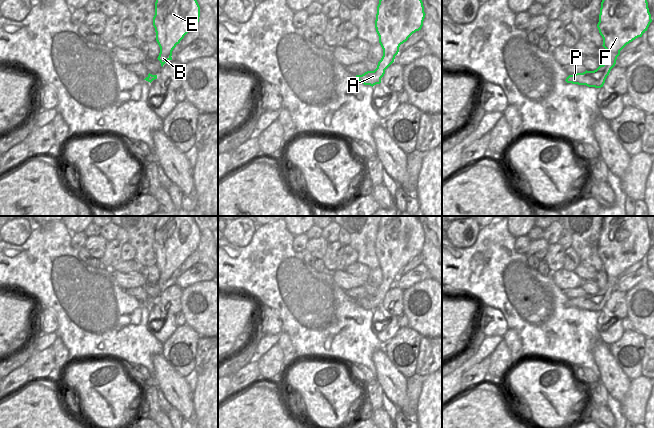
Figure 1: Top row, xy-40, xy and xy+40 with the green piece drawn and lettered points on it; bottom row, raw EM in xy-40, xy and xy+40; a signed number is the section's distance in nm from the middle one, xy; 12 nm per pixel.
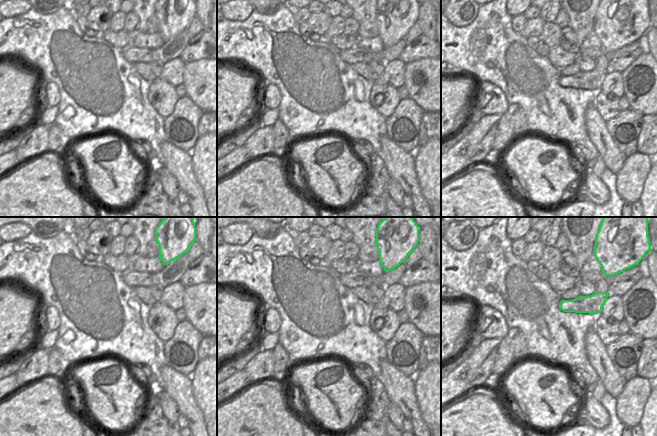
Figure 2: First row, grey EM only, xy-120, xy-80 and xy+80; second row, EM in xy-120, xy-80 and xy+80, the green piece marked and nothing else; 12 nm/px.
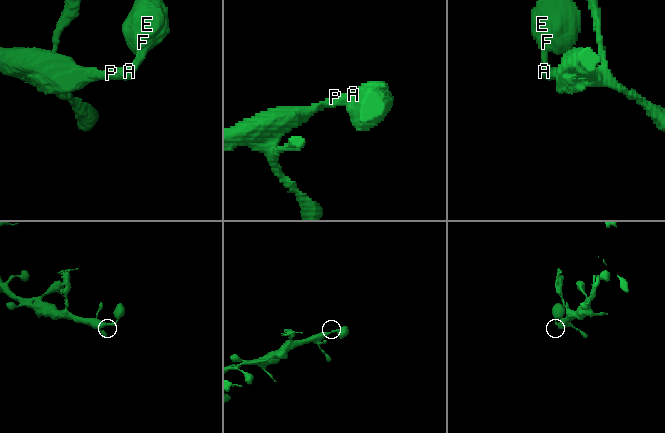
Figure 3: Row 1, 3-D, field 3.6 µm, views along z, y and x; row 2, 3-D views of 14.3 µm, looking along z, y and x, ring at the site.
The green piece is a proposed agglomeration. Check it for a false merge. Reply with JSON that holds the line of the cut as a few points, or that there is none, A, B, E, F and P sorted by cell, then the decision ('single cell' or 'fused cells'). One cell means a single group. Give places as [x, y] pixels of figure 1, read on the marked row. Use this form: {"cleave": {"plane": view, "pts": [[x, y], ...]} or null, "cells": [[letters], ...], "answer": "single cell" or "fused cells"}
{"cleave": null, "cells": [["A", "B", "E", "F", "P"]], "answer": "single cell"}

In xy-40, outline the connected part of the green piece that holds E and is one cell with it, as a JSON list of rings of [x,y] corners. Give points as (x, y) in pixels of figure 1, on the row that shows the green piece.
[[[156,0],[153,26],[160,47],[161,66],[172,60],[172,51],[197,26],[200,6],[197,0]]]

